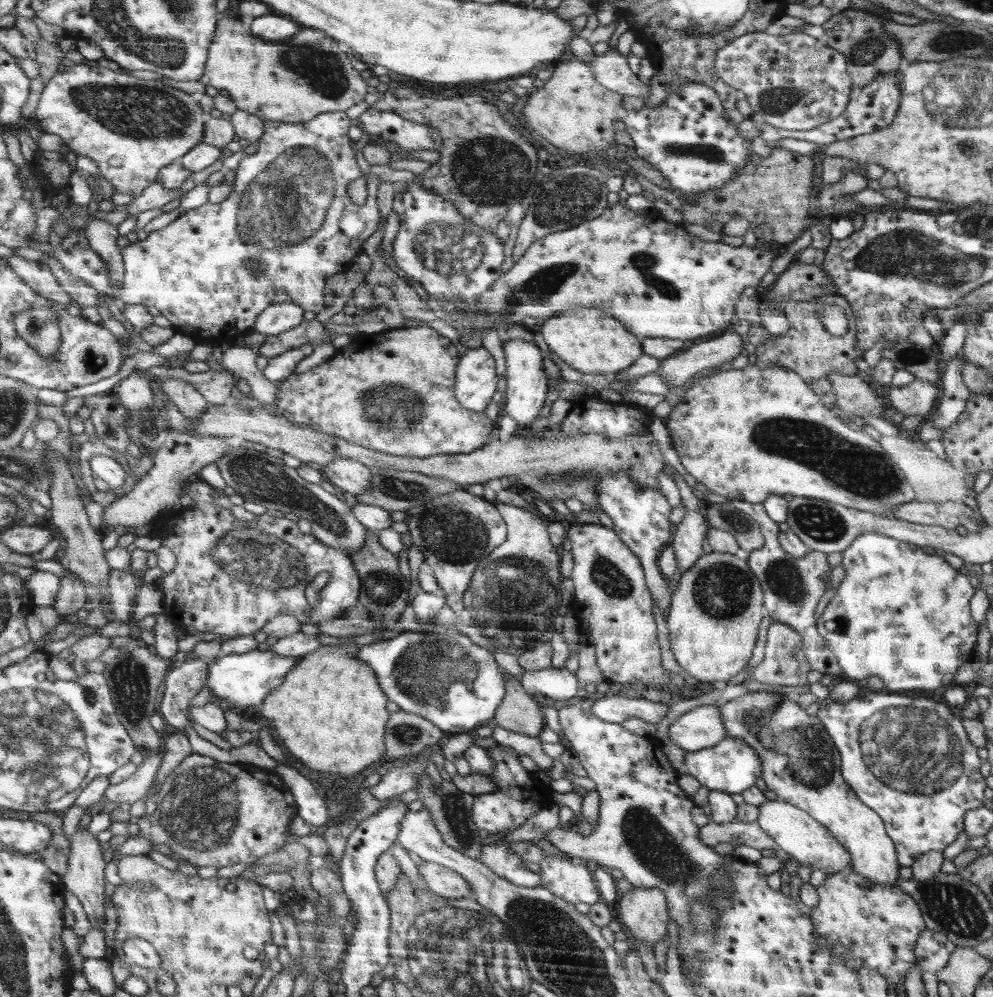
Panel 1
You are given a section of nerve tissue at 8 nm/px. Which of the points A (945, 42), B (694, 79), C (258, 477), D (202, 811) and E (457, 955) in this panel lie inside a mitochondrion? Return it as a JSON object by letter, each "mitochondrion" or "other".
{"A":"mitochondrion","B":"other","C":"mitochondrion","D":"mitochondrion","E":"mitochondrion"}

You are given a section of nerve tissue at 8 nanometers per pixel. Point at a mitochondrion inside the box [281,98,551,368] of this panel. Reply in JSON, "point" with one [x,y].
{"point":[488,170]}

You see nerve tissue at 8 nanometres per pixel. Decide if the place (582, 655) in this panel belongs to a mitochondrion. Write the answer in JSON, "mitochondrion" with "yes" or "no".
{"mitochondrion":"no"}

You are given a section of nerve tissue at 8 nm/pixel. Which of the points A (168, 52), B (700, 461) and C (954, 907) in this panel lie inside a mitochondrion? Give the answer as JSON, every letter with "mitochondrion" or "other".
{"A":"mitochondrion","B":"other","C":"mitochondrion"}

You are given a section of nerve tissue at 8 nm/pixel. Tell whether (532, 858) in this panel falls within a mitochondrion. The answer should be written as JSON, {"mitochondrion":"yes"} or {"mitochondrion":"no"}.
{"mitochondrion":"no"}

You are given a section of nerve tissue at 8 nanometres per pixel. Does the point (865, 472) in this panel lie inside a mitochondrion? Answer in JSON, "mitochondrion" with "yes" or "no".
{"mitochondrion":"yes"}

